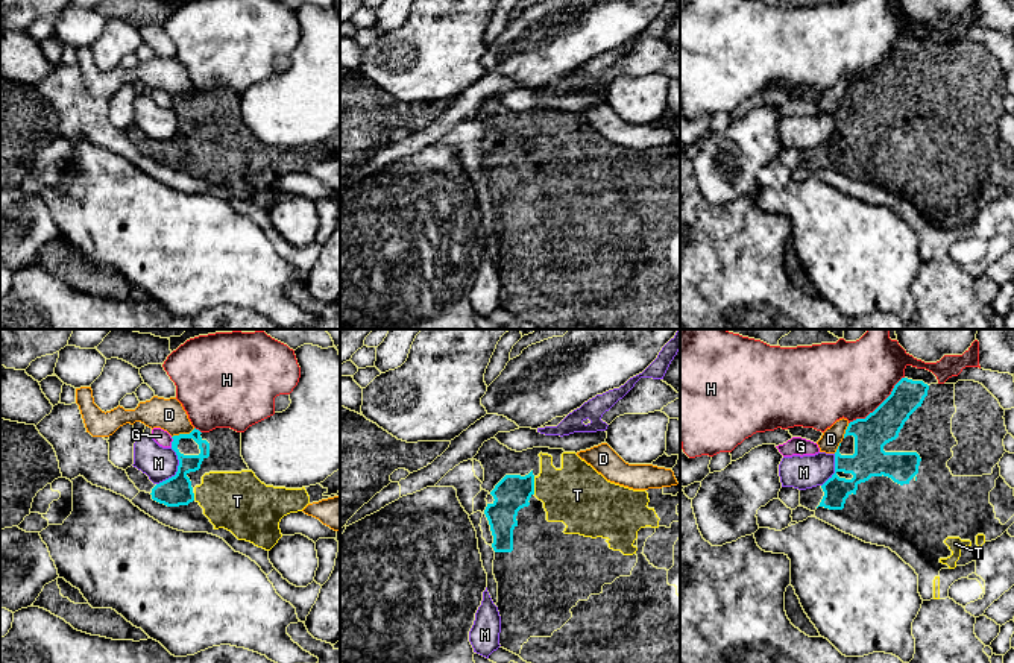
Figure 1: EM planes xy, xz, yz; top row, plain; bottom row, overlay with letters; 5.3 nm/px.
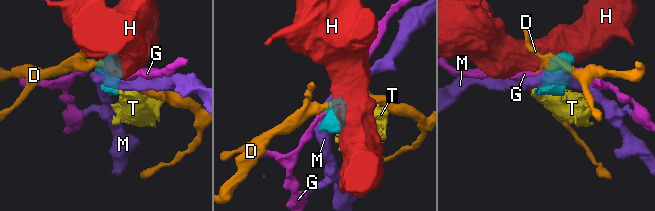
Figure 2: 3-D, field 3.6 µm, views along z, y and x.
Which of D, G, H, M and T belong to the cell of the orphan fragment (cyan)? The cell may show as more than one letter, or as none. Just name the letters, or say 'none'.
T

